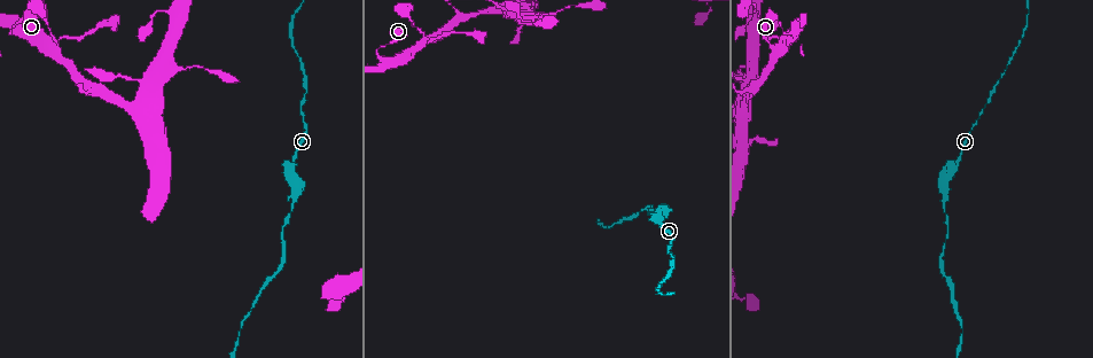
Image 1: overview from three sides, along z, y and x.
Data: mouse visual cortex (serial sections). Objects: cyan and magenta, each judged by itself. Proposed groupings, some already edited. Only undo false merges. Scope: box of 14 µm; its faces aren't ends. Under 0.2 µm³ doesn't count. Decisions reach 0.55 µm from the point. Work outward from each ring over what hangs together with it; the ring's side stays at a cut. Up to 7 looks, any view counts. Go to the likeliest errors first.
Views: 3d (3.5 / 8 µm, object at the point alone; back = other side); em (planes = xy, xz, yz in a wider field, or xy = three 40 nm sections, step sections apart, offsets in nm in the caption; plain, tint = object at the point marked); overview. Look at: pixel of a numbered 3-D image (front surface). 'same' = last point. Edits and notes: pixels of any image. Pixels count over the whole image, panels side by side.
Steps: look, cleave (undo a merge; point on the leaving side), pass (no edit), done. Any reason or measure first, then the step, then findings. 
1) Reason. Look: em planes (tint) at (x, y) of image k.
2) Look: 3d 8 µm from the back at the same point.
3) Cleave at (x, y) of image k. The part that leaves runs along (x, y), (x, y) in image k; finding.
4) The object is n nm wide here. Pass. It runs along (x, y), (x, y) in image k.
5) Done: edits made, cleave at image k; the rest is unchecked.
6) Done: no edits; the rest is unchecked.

Side arm on a straight run. Look: 3d 3.5 µm at (780, 48) of image 1.

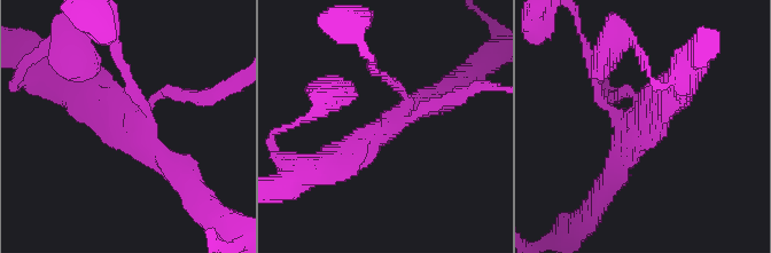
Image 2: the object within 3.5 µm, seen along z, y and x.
Look: em xy step 3 (tint) at (390, 122) of image 2.

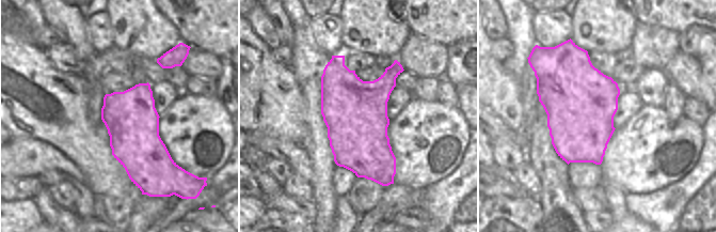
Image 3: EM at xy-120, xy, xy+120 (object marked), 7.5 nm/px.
Pass. Continuous, no second cell.

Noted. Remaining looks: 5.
Thin arm on a thick one. Look: 3d 3.5 µm at (746, 84) of image 1.

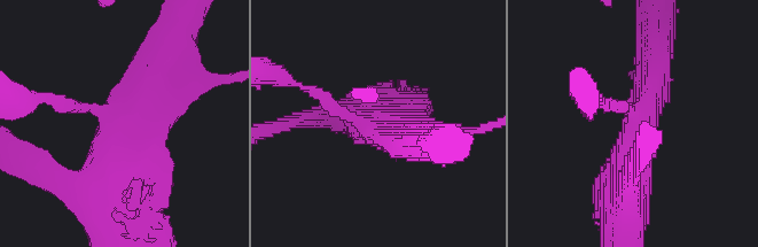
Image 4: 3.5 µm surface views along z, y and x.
Pass. It runs along (81, 195), (158, 72) in image 4; continuous, no second cell.

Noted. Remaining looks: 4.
Thick turns thin. Look: 3d 8 µm from the back at (297, 192) of image 1.

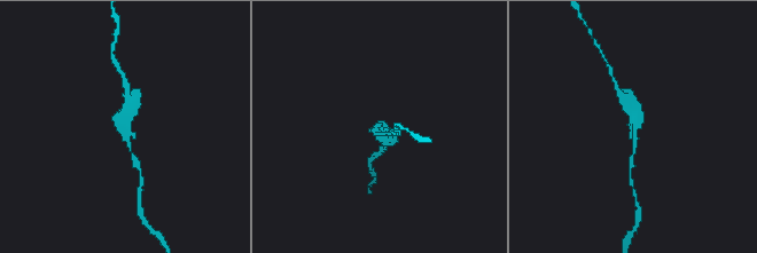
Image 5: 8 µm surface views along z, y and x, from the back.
Now the EM. Look: em planes (tint) at (635, 127) of image 5.

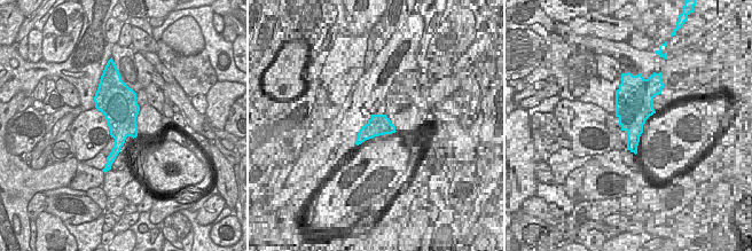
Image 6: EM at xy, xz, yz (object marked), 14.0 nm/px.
Pass. It runs along (622, 99), (634, 116), (632, 159) in image 5; continuous, no second cell.

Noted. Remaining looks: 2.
Done: no edits; the rest is unchecked.

